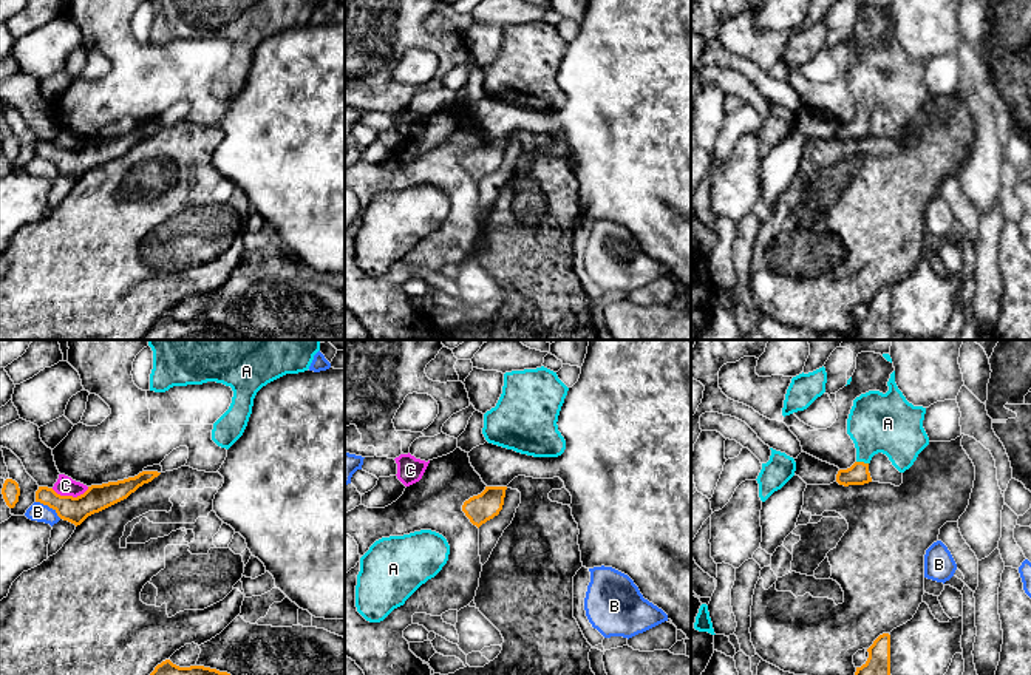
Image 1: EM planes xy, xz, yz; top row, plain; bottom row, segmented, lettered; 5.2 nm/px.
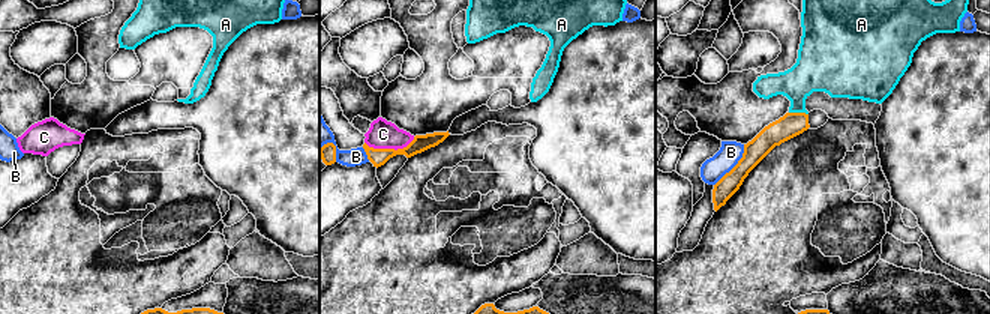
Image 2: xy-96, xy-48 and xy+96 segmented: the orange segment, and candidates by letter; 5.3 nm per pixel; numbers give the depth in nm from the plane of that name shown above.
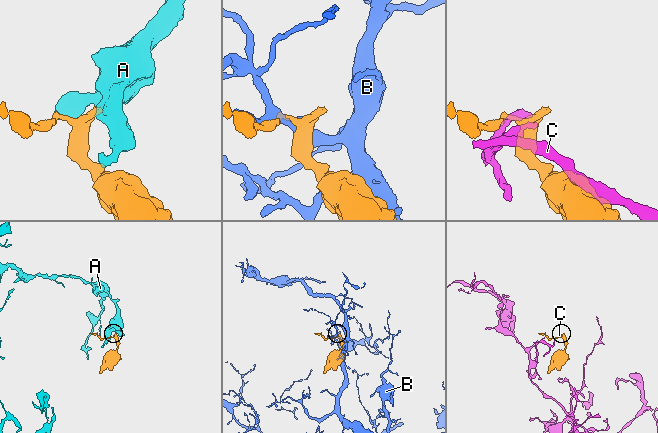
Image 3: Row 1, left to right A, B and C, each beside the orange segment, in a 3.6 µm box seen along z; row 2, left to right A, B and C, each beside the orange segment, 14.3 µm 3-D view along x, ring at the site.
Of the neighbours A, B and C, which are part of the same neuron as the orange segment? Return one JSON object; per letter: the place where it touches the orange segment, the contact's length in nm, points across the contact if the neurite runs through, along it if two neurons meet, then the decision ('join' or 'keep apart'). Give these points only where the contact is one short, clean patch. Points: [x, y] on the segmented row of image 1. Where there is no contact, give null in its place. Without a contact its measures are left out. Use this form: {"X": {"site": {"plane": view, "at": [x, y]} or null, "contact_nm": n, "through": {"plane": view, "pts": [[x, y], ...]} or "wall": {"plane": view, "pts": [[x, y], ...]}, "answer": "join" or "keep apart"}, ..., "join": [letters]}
{"A": {"site": {"plane": "yz", "at": [863, 462]}, "contact_nm": 70, "through": {"plane": "yz", "pts": [[858, 473], [863, 462], [867, 444], [888, 423]]}, "answer": "join"}, "B": {"site": {"plane": "xy", "at": [48, 505]}, "contact_nm": 160, "answer": "keep apart"}, "C": {"site": {"plane": "xy", "at": [70, 496]}, "contact_nm": 200, "answer": "keep apart"}, "join": ["A"]}

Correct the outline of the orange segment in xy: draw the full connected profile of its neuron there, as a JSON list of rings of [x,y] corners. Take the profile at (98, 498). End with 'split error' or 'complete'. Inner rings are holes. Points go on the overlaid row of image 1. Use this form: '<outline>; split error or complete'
[[[142,471],[134,477],[102,485],[91,485],[88,490],[77,496],[60,496],[53,488],[39,487],[36,491],[36,502],[48,505],[63,521],[80,525],[88,516],[99,513],[134,493],[144,483],[151,482],[161,473]]]; complete

